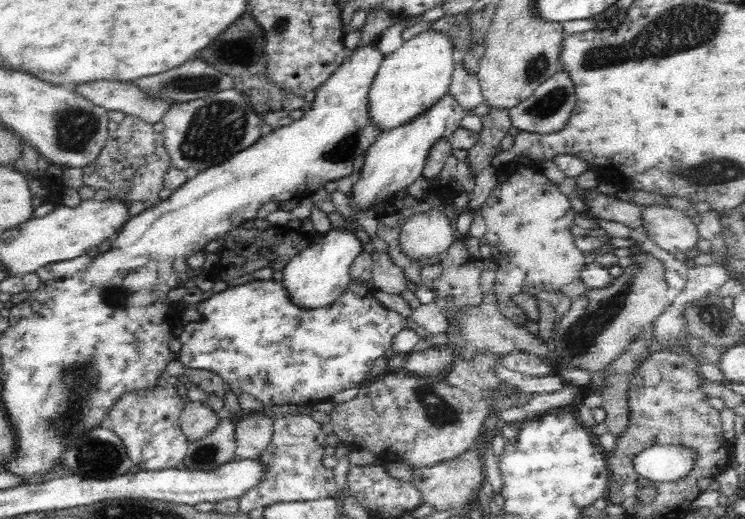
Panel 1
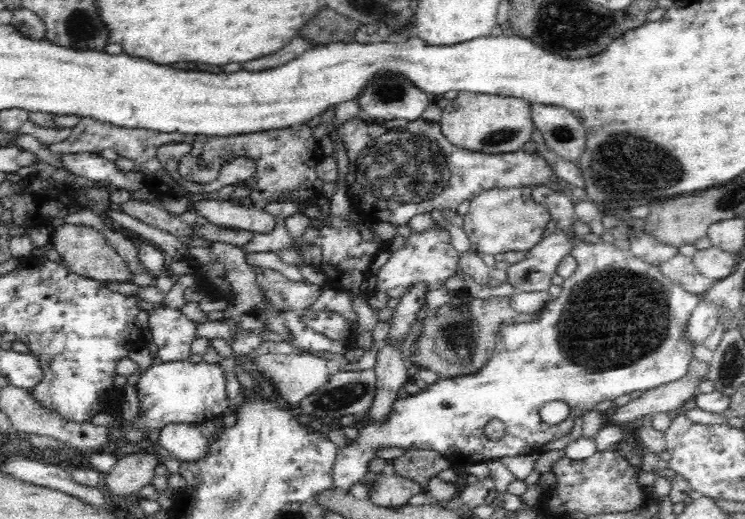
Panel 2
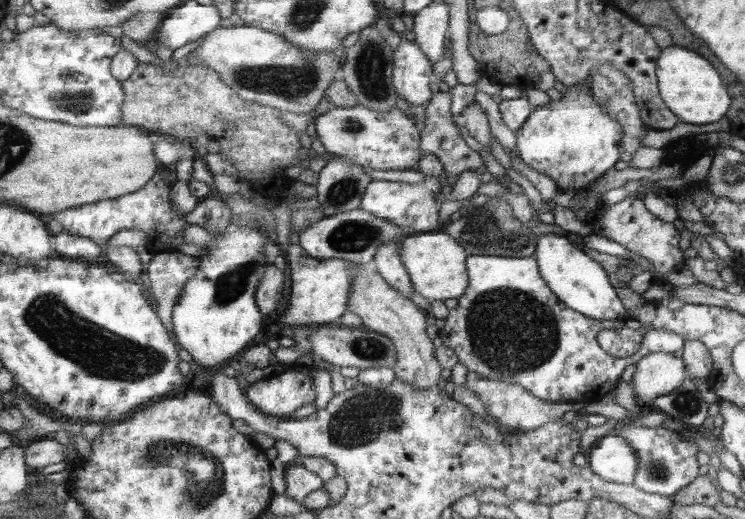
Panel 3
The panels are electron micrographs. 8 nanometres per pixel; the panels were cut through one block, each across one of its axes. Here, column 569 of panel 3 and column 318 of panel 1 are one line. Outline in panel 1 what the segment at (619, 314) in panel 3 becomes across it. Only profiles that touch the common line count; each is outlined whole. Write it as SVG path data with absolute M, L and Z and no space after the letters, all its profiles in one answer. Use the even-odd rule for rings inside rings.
M332 228L328 230L318 242L306 246L302 252L298 252L282 270L284 272L284 286L298 306L304 308L318 308L332 304L348 286L350 282L350 266L356 260L356 256L362 252L362 242L358 236L344 228Z

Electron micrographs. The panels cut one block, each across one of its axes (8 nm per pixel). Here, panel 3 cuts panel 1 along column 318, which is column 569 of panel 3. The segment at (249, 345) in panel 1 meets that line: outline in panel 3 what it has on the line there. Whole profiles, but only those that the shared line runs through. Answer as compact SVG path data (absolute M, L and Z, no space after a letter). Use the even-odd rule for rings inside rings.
M469 256L469 276L471 284L463 298L459 298L459 306L451 310L449 318L445 320L445 328L439 330L439 336L445 346L457 350L459 364L463 364L469 372L477 372L483 378L509 382L509 384L521 384L529 392L533 392L537 398L543 398L545 402L557 402L557 404L575 404L575 402L601 402L609 394L613 394L619 388L619 382L627 368L637 366L645 356L649 354L673 354L675 350L683 350L685 340L667 330L647 330L639 320L597 320L589 318L587 314L581 314L567 306L549 286L549 282L541 274L539 260L529 258L509 258L509 256ZM613 328L635 328L645 332L643 348L629 358L615 358L603 346L599 344L599 334L603 330Z

